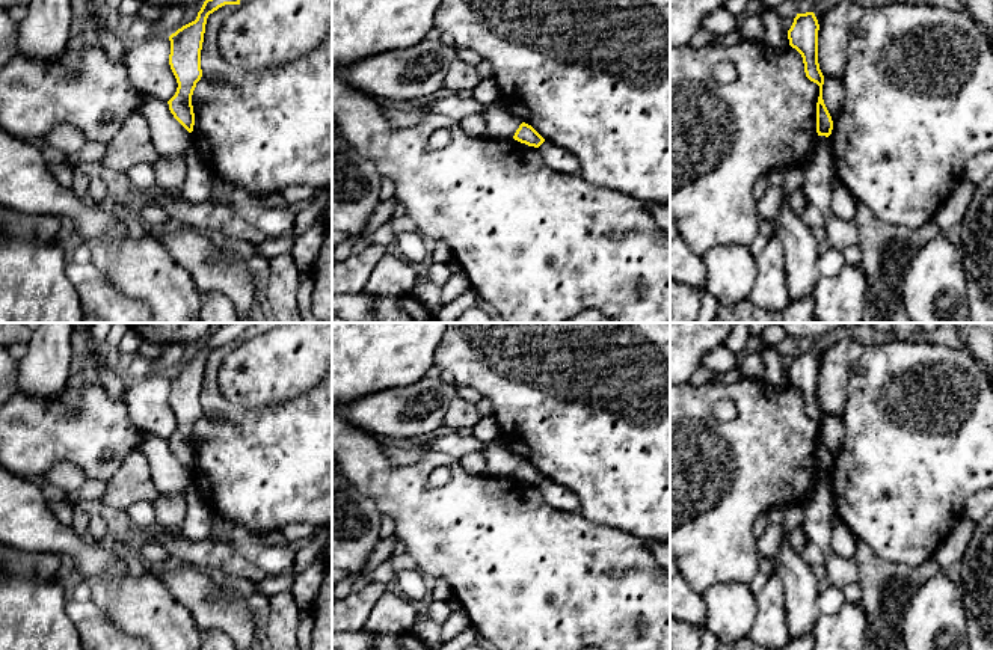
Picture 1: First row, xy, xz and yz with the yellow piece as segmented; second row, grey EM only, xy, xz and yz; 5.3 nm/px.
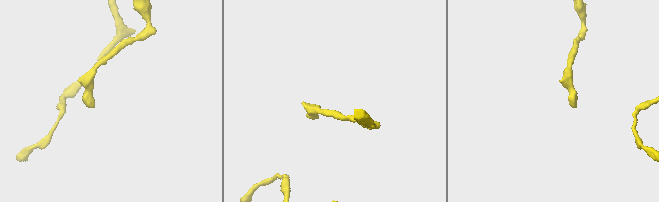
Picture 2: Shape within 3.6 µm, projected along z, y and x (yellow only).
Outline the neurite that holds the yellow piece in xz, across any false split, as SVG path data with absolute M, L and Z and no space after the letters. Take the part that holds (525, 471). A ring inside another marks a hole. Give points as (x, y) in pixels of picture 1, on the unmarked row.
M525 460L519 463L513 477L534 486L539 486L545 480L545 477L531 463Z

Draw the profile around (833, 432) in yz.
M825 416L822 422L822 437L835 460L845 442L845 427L839 416Z

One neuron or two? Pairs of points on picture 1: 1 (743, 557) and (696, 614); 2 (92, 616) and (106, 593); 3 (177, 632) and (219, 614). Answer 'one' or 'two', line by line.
1: two
2: two
3: two

